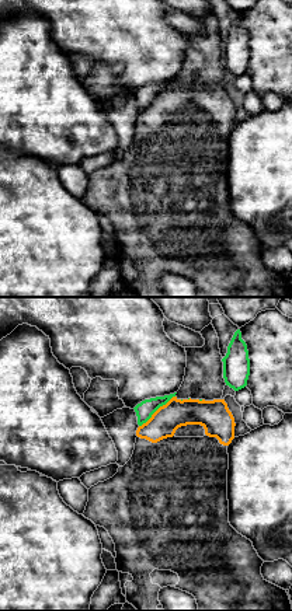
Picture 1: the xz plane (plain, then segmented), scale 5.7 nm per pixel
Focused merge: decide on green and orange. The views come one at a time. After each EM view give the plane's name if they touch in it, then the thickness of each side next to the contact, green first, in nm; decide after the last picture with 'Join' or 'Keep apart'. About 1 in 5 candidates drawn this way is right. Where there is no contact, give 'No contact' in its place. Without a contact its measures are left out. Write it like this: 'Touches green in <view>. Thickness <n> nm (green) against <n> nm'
Touches green in xz. Thickness 100 nm (green) against 160 nm

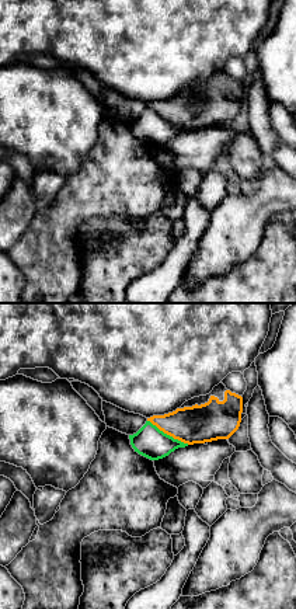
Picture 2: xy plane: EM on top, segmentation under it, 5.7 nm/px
Touches green in xy. Thickness 180 nm (green) against 220 nm

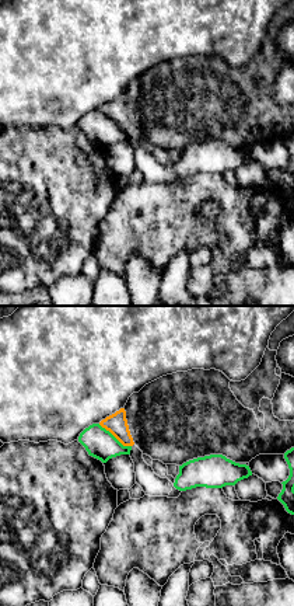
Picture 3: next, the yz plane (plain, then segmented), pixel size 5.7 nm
Touches green in yz. Thickness 170 nm (green) against 120 nm

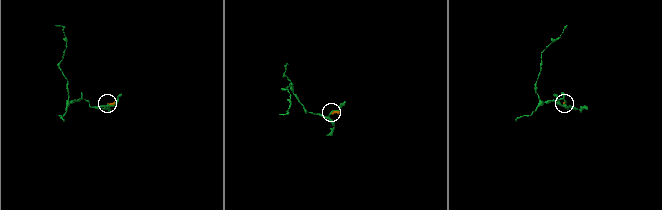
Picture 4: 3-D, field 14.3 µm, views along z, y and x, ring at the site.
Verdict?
Keep apart

